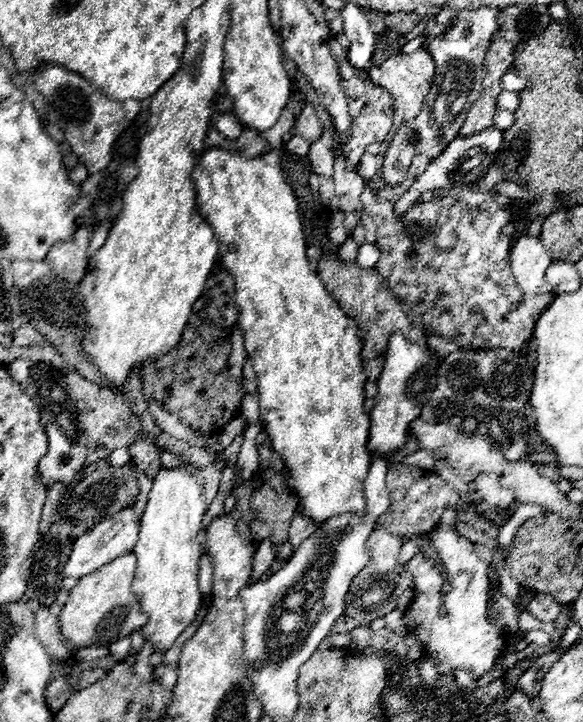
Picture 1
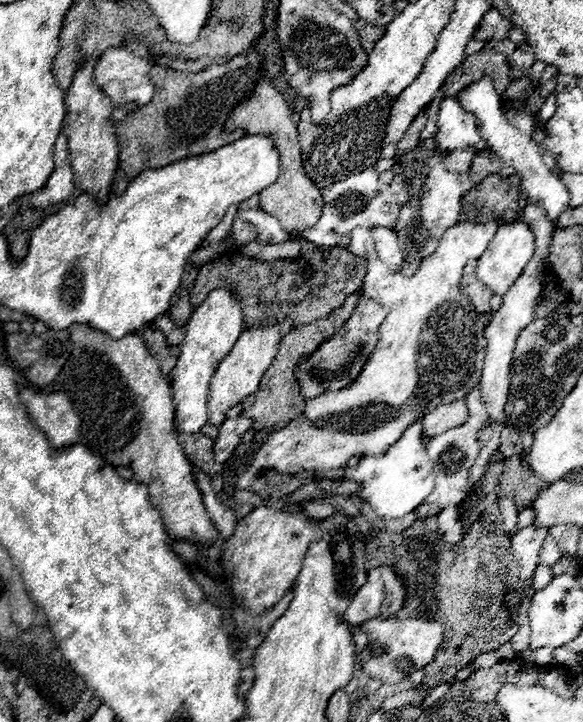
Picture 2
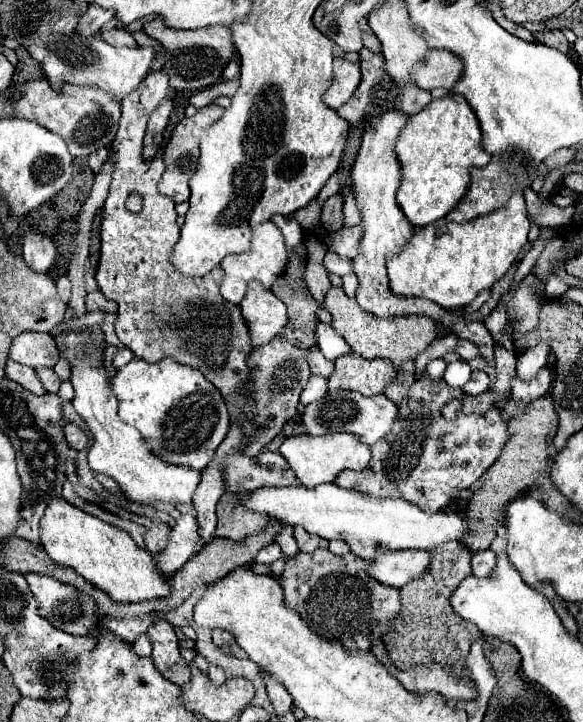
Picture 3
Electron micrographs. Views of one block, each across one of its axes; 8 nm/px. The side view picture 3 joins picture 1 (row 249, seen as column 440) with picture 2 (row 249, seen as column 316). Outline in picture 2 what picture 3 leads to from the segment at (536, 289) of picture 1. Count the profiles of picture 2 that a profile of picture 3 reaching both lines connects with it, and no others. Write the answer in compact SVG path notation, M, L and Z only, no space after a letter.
M516 220L516 222L508 222L502 224L496 234L492 236L486 252L478 258L478 278L490 286L496 294L504 296L512 284L518 280L518 276L524 272L526 264L530 262L530 258L534 256L536 250L536 236L530 230L530 226L526 224L526 220Z

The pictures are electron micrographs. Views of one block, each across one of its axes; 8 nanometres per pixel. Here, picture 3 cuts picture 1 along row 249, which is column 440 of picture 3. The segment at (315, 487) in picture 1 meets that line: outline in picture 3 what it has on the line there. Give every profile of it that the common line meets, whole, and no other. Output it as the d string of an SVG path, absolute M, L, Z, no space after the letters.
M516 190L504 208L468 222L436 220L416 230L402 252L386 260L390 290L396 296L428 298L446 310L468 306L482 290L492 288L510 270L518 252L528 242L528 232L530 220L522 190Z

